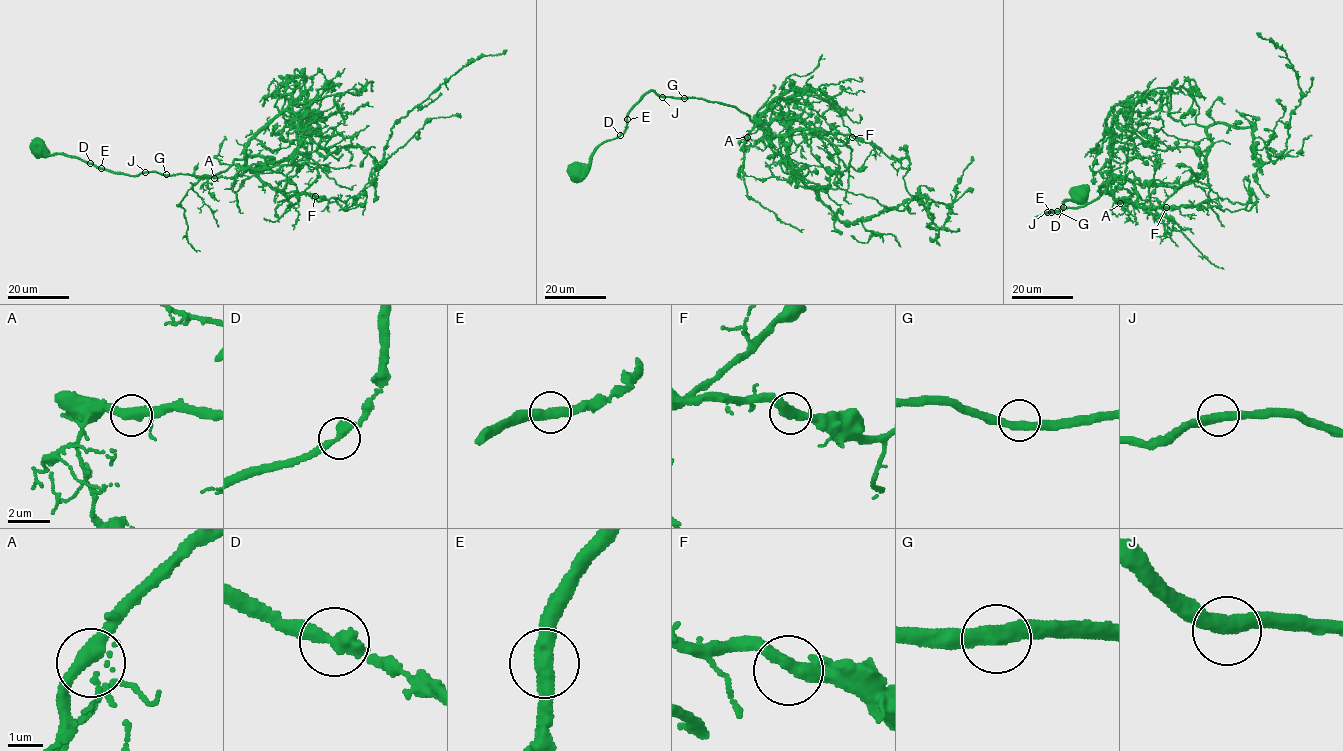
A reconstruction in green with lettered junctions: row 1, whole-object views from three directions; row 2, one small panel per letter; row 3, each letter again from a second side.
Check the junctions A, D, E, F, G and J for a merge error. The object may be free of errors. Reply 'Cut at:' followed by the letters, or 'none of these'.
Cut at: none of these

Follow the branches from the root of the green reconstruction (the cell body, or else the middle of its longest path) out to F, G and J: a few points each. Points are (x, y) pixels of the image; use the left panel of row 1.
F: (34, 146), (138, 176), (214, 176), (245, 155), (246, 164), (273, 189), (315, 196)
G: (34, 146), (39, 152), (64, 153), (114, 172), (138, 176), (149, 172), (166, 174)
J: (34, 146), (39, 152), (64, 153), (114, 172), (138, 176), (145, 172)

